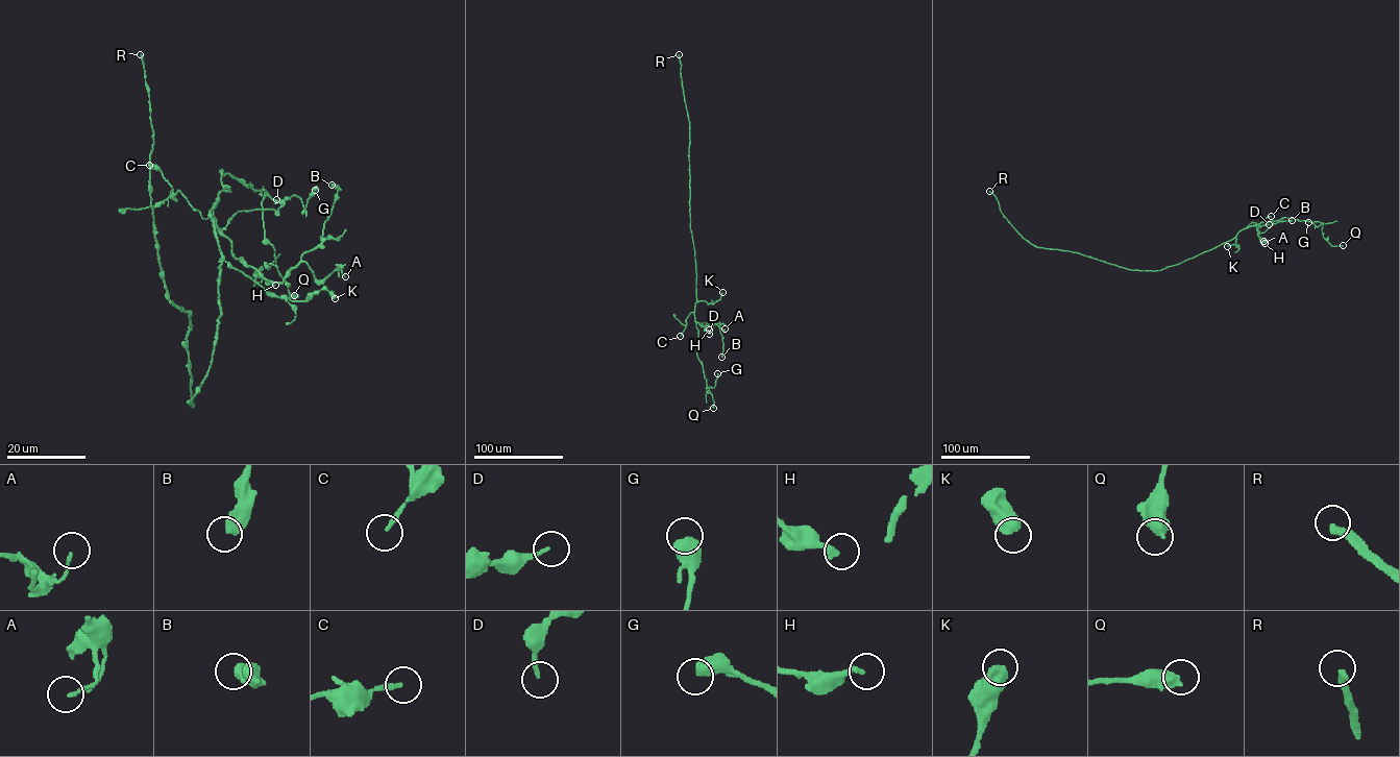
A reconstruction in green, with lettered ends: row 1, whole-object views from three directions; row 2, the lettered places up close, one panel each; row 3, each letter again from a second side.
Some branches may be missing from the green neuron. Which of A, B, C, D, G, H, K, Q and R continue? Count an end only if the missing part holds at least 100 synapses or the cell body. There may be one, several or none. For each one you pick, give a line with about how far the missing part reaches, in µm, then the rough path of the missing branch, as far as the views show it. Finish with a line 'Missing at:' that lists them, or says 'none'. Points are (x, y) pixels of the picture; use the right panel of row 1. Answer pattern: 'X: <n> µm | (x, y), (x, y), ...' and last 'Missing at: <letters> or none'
R: 250 µm
Missing at: R

